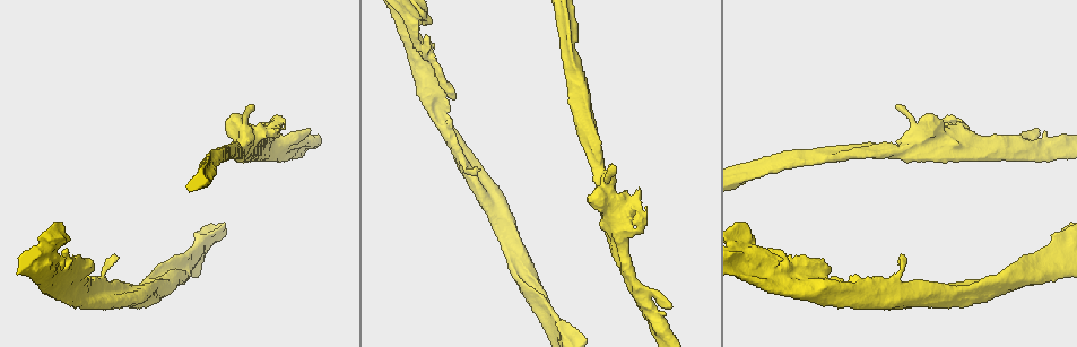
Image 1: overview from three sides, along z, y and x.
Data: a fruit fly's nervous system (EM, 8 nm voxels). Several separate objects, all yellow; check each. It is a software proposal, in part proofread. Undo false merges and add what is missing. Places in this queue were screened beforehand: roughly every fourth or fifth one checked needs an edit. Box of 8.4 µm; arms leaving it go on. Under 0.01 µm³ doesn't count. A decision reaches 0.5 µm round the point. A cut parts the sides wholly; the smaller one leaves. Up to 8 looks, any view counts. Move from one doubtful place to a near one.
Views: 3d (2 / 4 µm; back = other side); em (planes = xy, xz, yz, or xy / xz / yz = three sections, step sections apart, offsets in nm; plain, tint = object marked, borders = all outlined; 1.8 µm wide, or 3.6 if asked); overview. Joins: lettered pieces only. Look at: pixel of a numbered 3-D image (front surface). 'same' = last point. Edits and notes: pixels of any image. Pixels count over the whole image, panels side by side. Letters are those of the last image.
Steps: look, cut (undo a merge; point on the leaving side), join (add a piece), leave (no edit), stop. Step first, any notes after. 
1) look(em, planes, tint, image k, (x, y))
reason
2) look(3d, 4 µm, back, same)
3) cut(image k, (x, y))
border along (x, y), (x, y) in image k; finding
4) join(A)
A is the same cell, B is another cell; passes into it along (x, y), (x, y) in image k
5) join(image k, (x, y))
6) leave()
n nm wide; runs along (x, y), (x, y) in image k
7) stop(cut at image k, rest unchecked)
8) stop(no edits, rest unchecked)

look(em, planes, borders, image 1, (480, 169))
an open end

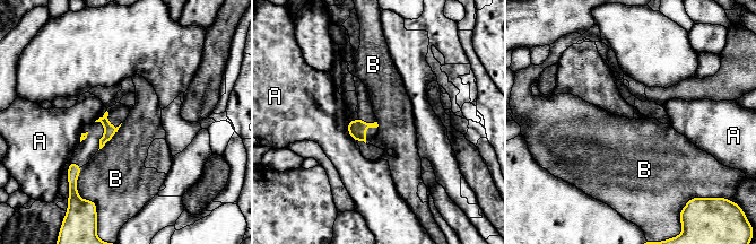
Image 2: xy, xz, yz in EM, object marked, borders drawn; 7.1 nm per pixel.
leave()
A and B are other cells; border along (122, 123), (118, 131), (98, 150) in image 2; none of them fits

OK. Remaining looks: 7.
look(em, planes, tint, image 1, (785, 281))
branch point

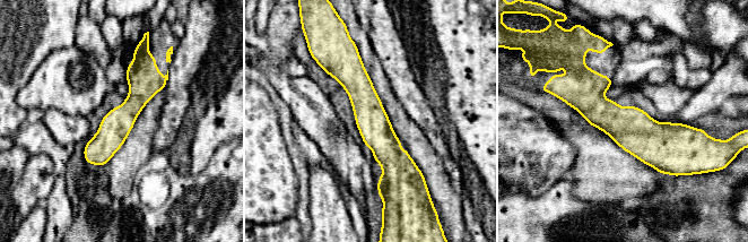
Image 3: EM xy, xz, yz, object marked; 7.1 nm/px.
look(em, planes, borders, same)
what lies round it

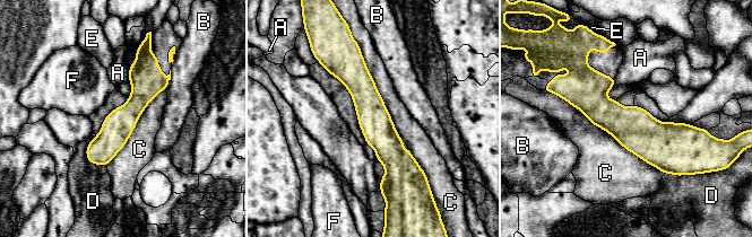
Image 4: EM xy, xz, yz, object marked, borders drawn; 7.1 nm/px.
leave()
C touches over 1000 nm; A, B, C, D, E and F are other cells; runs along (356, 53), (386, 185) in image 4; all the same cell

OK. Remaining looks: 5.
look(3d, 2 µm, image 1, (954, 123))
an open end

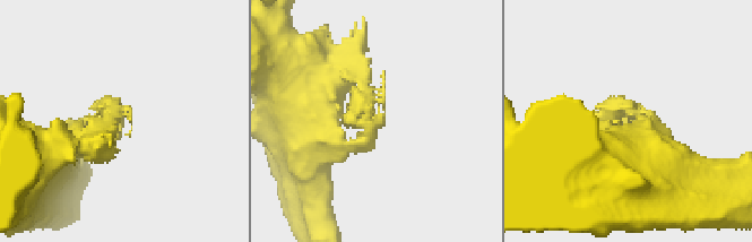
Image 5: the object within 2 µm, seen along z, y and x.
look(em, planes, borders, image 5, (628, 116))
shape alone is not enough

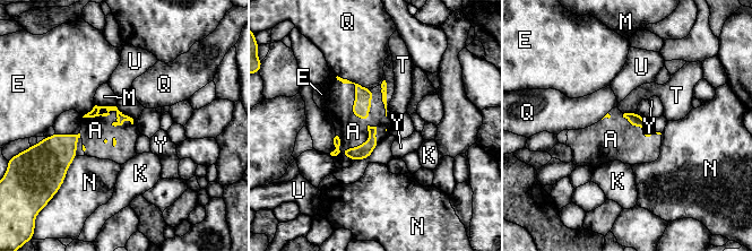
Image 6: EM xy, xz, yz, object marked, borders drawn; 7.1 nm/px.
join(A)
A is the same cell, E, K, M, N, Q, T, U and Y are other cells; passes into it along (94, 112), (117, 113), (95, 130) in image 6; the cell continues

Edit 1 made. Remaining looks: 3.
stop(join at image 6, rest unchecked)

